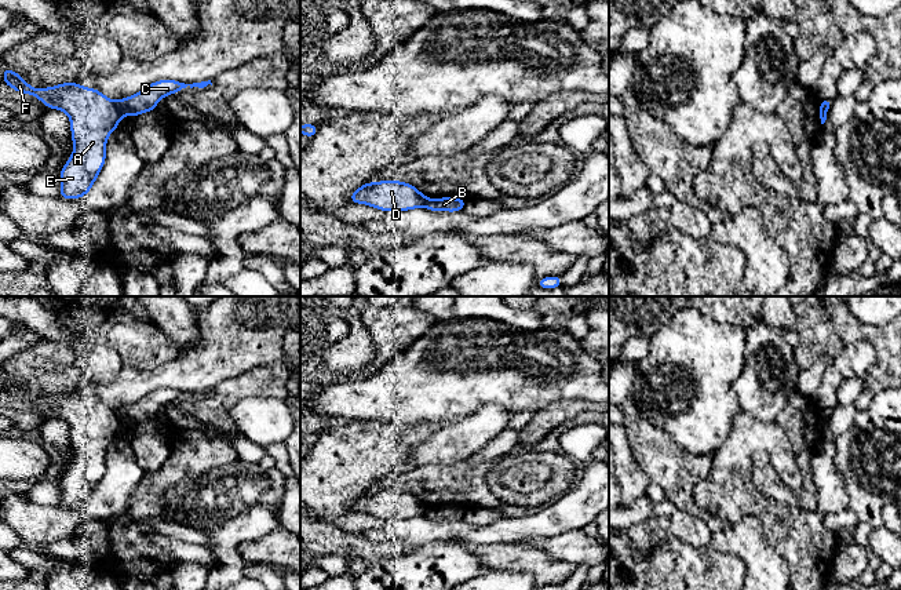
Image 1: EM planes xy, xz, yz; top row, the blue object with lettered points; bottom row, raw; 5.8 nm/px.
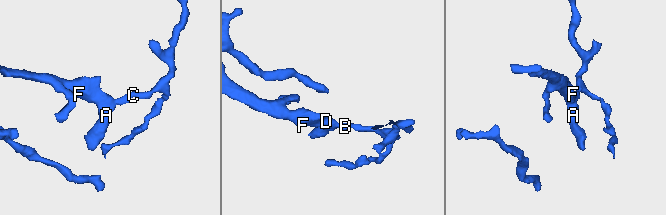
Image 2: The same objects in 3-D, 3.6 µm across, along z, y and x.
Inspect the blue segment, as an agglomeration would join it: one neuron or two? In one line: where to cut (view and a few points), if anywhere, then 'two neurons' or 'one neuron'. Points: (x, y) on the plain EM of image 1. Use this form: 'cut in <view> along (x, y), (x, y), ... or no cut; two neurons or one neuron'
cut in xy along (115, 410), (124, 423); two neurons

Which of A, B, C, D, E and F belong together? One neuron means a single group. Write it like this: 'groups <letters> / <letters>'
groups A D E F / B C

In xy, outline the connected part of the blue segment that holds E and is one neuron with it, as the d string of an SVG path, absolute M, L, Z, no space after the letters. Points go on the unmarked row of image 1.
M3 376L3 391L69 425L73 462L61 477L59 505L72 509L90 502L105 474L107 447L117 438L124 425L116 409L99 398L73 390L48 397L33 397L17 380L6 376Z

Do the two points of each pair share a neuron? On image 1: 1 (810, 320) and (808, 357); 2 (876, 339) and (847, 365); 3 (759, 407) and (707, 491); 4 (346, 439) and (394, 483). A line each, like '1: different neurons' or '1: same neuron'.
1: same neuron
2: different neurons
3: different neurons
4: different neurons

